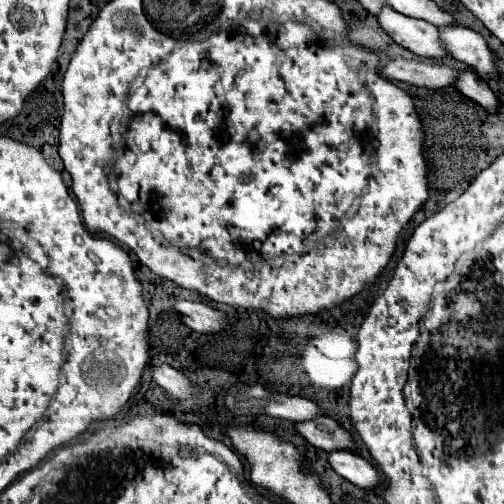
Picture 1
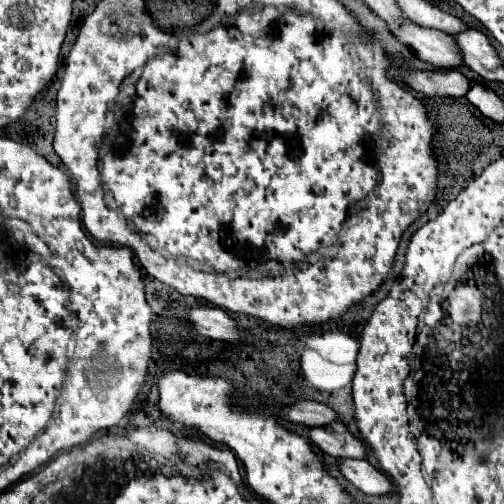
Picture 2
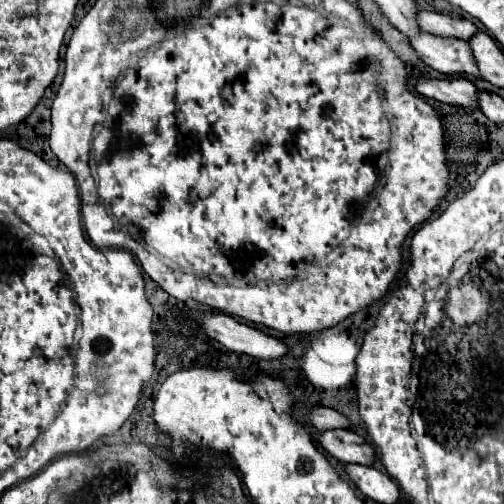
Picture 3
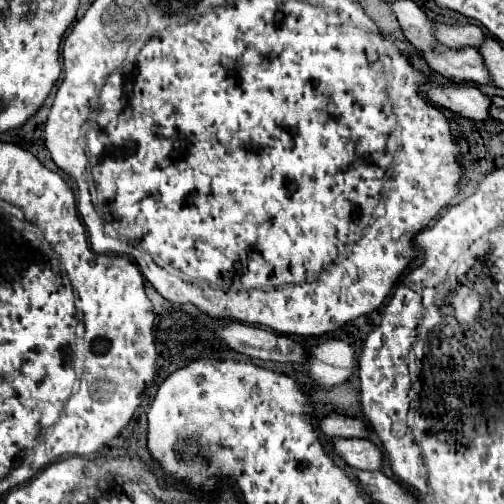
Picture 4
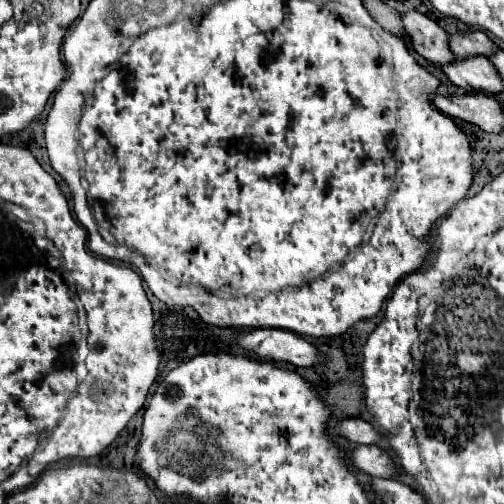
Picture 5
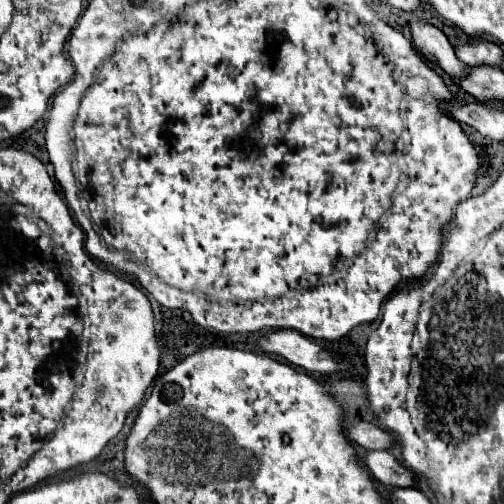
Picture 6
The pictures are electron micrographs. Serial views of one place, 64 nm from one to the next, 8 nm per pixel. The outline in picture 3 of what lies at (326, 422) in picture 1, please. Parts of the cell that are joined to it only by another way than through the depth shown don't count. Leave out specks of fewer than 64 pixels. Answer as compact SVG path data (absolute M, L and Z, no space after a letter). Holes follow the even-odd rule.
M328 430L320 434L320 444L326 452L344 464L372 466L376 462L374 446L356 432L350 430Z

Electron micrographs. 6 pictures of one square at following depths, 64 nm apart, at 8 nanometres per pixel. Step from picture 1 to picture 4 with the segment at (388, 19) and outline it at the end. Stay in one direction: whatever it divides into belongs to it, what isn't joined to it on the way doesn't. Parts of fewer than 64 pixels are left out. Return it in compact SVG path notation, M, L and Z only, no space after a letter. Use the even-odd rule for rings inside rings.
M440 46L440 50L436 52L426 52L424 58L432 70L452 80L454 84L492 84L490 72L486 70L480 52L474 48L446 50L444 46Z

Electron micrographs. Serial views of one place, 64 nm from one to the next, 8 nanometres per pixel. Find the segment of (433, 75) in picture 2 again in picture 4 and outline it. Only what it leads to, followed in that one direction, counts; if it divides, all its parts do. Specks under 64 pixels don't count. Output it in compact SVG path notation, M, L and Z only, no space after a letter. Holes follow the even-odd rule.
M454 84L450 88L446 88L446 86L430 88L428 100L432 100L434 104L438 104L442 108L448 108L468 120L474 120L474 122L492 120L492 116L490 116L492 100L488 96L484 96L476 86Z

